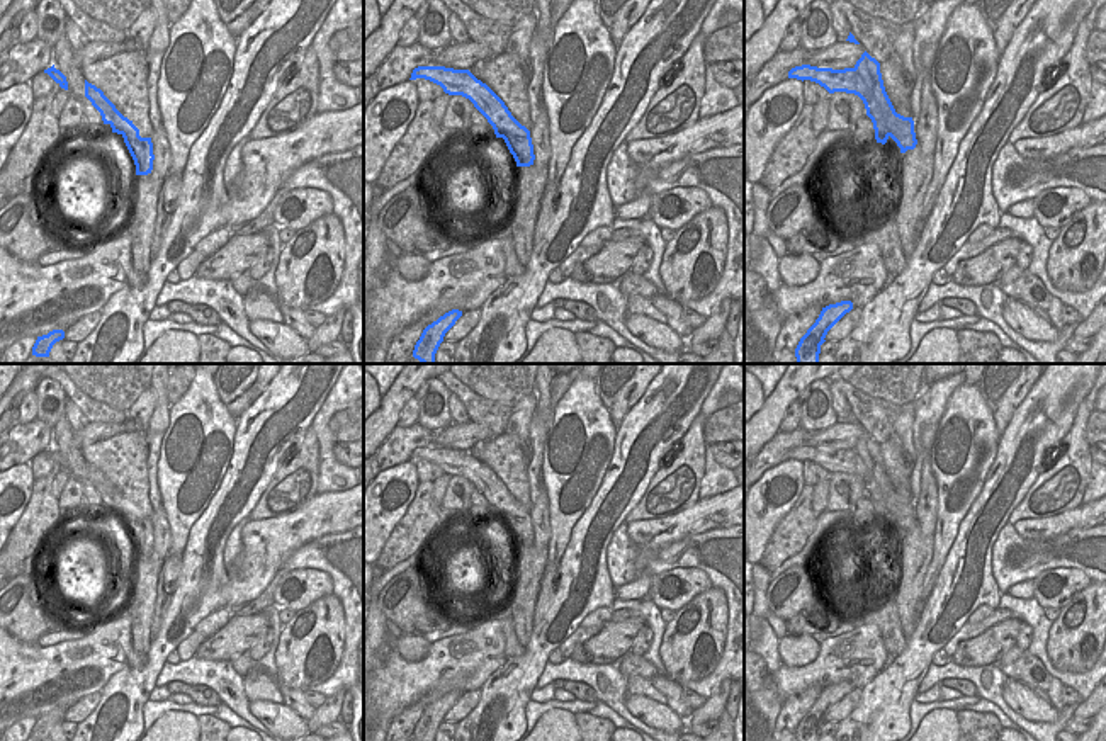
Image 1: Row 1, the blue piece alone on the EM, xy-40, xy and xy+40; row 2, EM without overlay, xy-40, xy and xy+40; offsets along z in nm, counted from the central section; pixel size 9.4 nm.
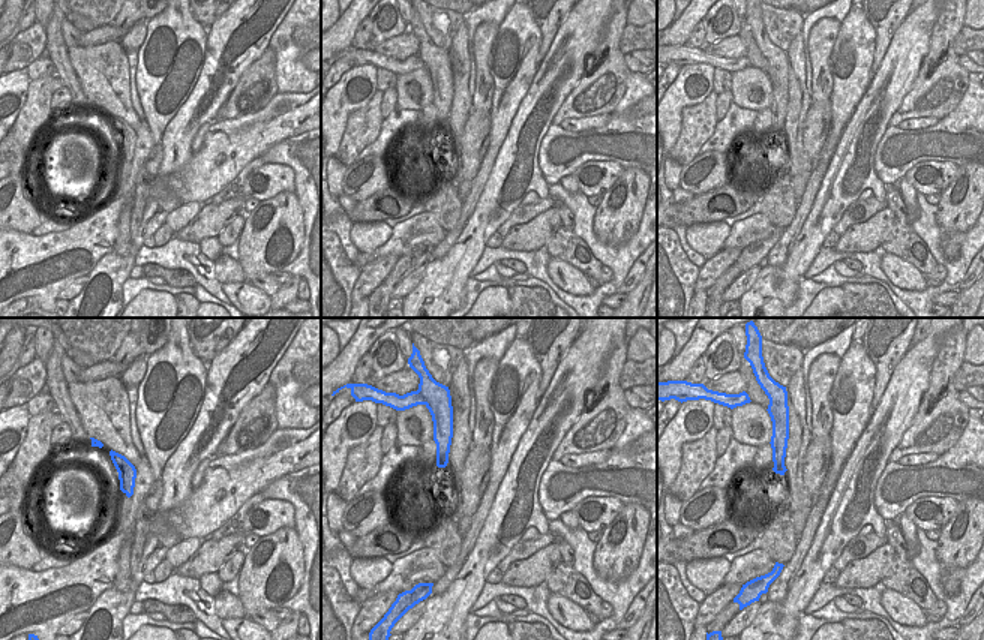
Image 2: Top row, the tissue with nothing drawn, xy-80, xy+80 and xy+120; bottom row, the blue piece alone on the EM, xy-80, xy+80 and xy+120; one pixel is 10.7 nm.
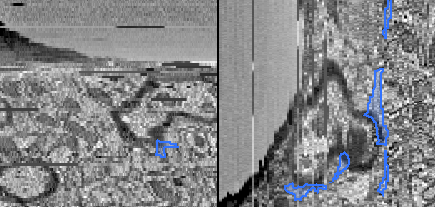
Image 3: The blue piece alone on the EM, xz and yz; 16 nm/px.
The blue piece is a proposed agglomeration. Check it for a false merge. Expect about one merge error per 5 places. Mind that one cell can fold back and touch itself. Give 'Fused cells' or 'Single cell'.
Fused cells

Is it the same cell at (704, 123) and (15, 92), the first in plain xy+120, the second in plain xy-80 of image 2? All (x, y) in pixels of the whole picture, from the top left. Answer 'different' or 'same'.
different

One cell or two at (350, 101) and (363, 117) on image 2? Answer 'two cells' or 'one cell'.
two cells

